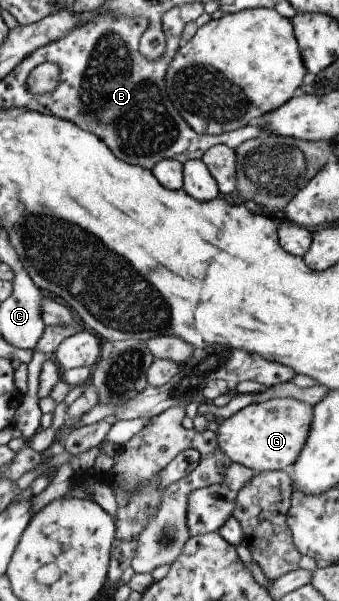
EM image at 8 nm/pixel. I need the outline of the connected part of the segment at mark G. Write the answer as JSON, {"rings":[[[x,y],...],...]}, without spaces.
{"rings":[[[283,397],[253,403],[227,419],[218,421],[216,443],[230,462],[239,463],[256,473],[281,471],[291,466],[309,434],[312,406],[300,400]]]}

